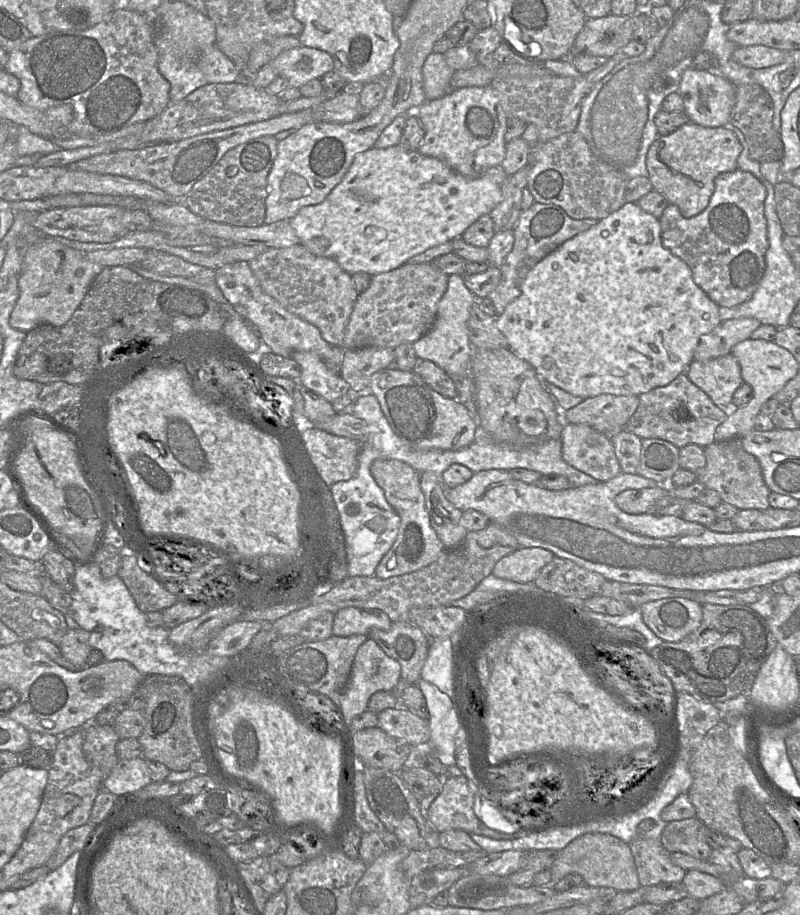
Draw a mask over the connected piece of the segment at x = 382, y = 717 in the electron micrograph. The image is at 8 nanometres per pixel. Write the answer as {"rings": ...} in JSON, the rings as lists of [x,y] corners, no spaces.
{"rings":[[[404,707],[389,708],[378,715],[377,727],[388,735],[416,746],[430,742],[428,720],[423,720]]]}

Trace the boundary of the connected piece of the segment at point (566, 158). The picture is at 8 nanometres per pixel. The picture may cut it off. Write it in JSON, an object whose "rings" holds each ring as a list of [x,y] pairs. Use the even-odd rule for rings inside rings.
{"rings":[[[577,130],[530,146],[527,188],[538,203],[554,204],[573,219],[602,219],[625,204],[627,179],[596,157]]]}

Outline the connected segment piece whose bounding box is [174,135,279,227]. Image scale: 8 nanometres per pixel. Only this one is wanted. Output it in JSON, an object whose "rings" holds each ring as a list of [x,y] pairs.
{"rings":[[[265,135],[231,148],[203,178],[193,185],[182,199],[174,200],[183,202],[192,212],[209,220],[236,226],[261,226],[264,224],[266,211],[267,178],[277,156],[278,143],[279,141],[274,135]]]}

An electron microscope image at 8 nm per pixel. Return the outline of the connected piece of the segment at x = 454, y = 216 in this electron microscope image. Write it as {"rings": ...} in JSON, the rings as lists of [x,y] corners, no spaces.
{"rings":[[[399,144],[384,149],[373,146],[355,156],[352,165],[343,179],[323,202],[302,207],[289,222],[299,238],[300,244],[307,248],[312,254],[334,259],[340,267],[351,276],[359,272],[365,272],[370,276],[374,276],[399,268],[405,265],[411,257],[420,254],[433,246],[460,237],[473,222],[485,214],[490,214],[495,206],[503,199],[503,184],[507,179],[508,175],[501,165],[489,168],[476,178],[467,178],[452,170],[440,159],[423,155],[419,153],[418,150],[408,151]]]}

